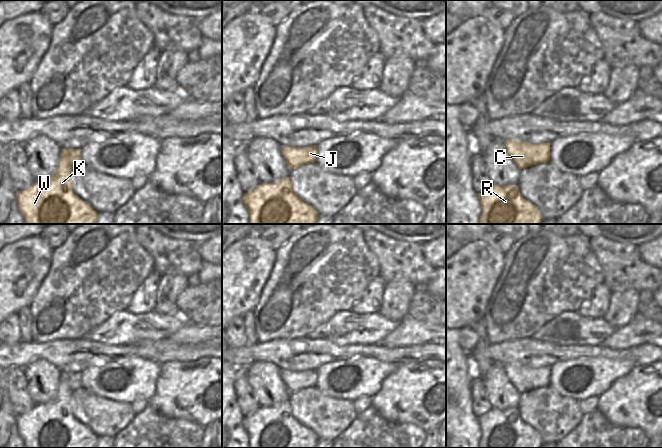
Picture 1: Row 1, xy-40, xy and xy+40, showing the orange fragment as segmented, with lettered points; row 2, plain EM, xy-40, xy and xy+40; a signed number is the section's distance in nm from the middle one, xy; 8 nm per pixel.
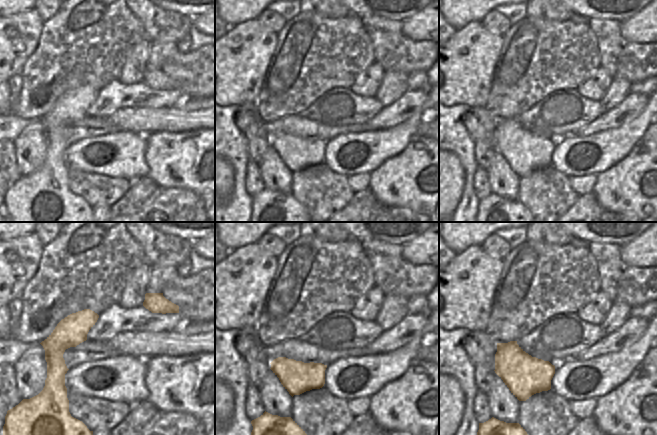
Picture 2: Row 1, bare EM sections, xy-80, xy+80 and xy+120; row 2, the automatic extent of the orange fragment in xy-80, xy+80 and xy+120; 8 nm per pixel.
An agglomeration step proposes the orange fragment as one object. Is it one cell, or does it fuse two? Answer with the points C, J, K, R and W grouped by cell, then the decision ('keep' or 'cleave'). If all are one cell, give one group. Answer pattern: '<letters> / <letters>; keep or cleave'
C J / K R W; cleave

